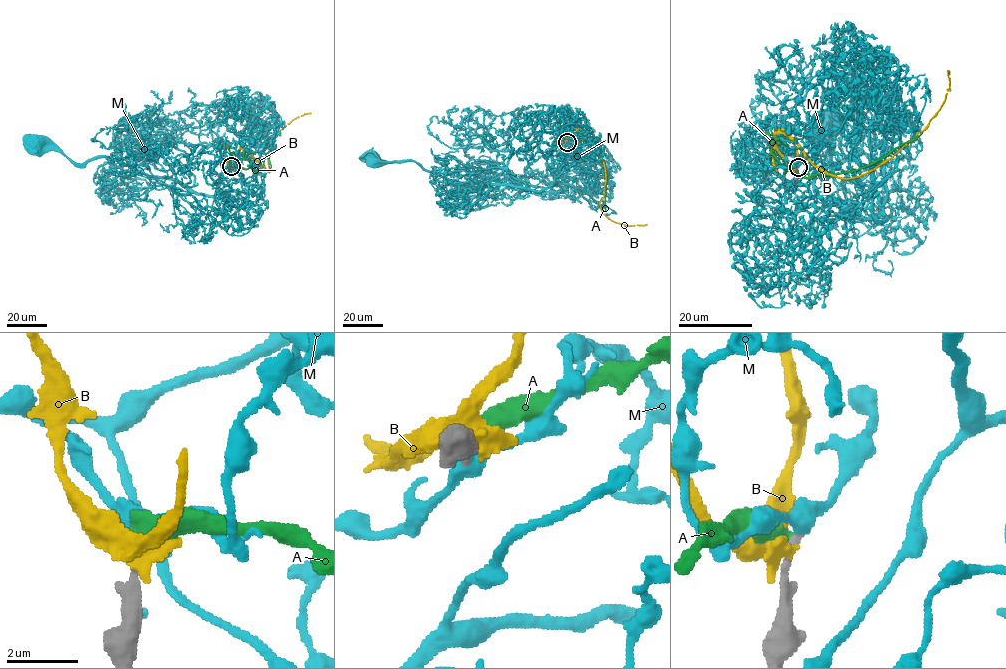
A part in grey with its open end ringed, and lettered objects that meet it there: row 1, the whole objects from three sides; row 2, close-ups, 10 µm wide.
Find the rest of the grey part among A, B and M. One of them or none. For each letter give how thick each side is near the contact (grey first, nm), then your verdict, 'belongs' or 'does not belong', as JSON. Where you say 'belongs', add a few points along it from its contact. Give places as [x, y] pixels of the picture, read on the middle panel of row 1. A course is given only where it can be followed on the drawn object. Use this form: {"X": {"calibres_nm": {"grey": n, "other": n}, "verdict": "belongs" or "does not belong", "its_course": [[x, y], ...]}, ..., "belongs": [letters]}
{"A": {"calibres_nm": {"grey": 200, "other": 460}, "verdict": "does not belong"}, "B": {"calibres_nm": {"grey": 360, "other": 550}, "verdict": "does not belong"}, "M": {"calibres_nm": {"grey": 190, "other": 400}, "verdict": "belongs", "its_course": [[567, 142], [547, 156], [555, 182], [539, 191], [457, 183], [415, 162], [371, 159]]}, "belongs": ["M"]}

